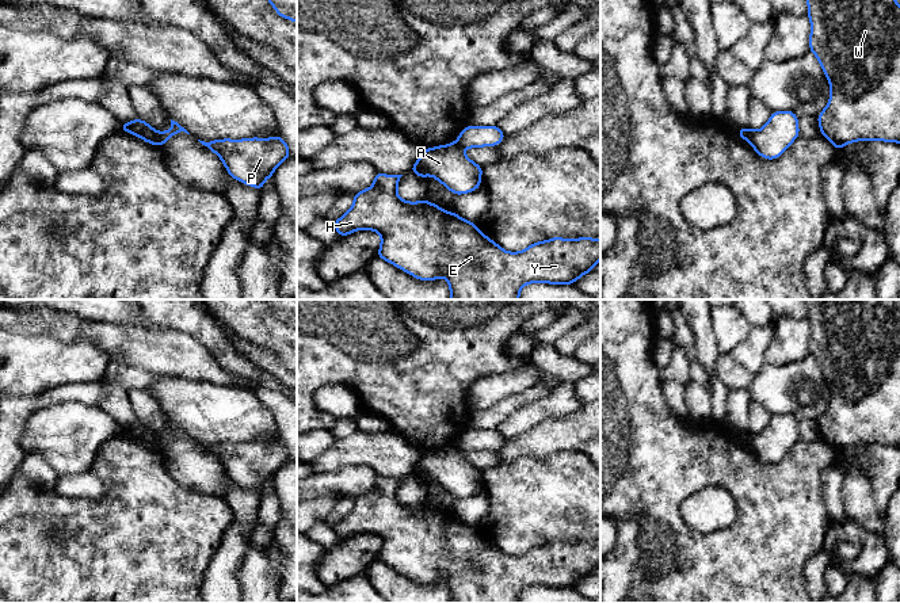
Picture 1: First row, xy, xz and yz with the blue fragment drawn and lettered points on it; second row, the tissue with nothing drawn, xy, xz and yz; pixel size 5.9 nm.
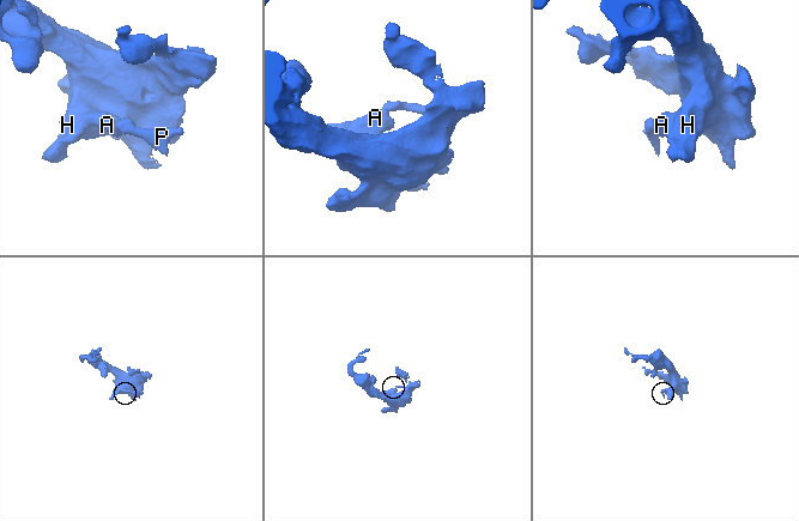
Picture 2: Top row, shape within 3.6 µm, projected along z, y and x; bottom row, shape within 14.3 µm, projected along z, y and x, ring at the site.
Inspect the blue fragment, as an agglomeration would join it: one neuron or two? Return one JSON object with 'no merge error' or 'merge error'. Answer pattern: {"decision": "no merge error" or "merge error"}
{"decision": "merge error"}

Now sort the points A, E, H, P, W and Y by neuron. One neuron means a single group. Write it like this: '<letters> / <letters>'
A E H W Y / P

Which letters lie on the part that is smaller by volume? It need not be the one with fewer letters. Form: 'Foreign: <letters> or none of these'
Foreign: P

